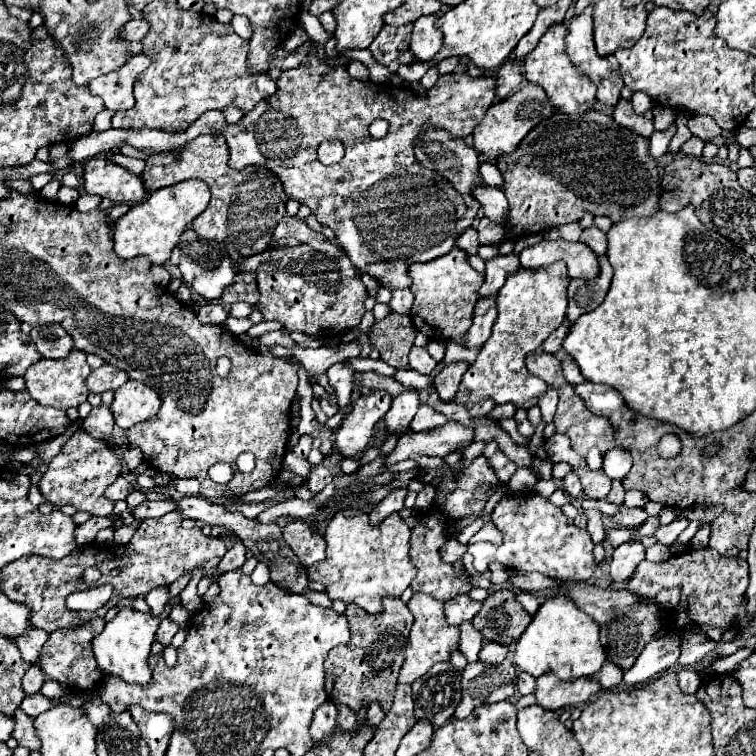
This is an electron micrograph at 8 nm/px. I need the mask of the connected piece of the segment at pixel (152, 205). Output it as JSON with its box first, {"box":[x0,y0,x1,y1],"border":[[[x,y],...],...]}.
{"box":[114,180,210,264],"border":[[[184,180],[168,188],[152,192],[144,202],[132,206],[114,224],[114,252],[120,258],[134,258],[140,254],[150,256],[152,264],[164,264],[170,258],[172,248],[178,244],[184,228],[206,210],[210,202],[210,190],[202,180]]]}

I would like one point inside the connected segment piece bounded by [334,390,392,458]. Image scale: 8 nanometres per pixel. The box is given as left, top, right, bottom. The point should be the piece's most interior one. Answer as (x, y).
(356, 432)

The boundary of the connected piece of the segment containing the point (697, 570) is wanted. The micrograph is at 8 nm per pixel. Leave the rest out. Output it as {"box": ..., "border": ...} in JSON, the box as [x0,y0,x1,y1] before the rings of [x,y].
{"box":[626,548,748,632],"border":[[[712,548],[702,550],[688,550],[682,554],[670,556],[666,562],[648,562],[642,560],[632,574],[632,578],[626,582],[626,590],[636,594],[638,598],[644,598],[648,606],[660,606],[656,600],[656,594],[664,588],[670,590],[674,586],[680,588],[680,604],[686,604],[686,614],[698,628],[720,628],[722,632],[730,630],[736,622],[738,610],[742,606],[742,596],[748,582],[748,566],[746,560],[736,558],[724,558],[722,554],[716,554]]]}

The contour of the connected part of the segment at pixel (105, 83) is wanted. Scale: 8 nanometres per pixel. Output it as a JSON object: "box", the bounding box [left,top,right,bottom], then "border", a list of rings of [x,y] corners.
{"box":[88,62,142,112],"border":[[[126,62],[126,64],[134,64],[134,70],[120,68],[120,70],[106,74],[106,76],[100,76],[88,84],[92,94],[100,96],[104,100],[105,108],[114,110],[114,112],[128,110],[134,106],[132,84],[134,84],[134,78],[142,70],[136,70],[136,62]]]}

